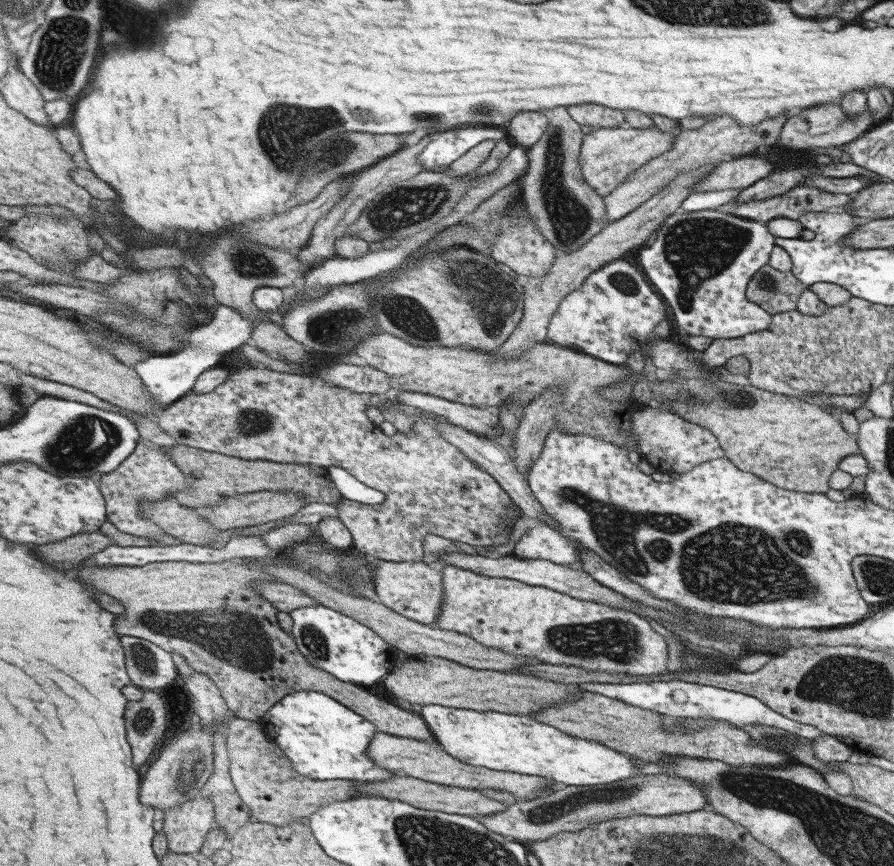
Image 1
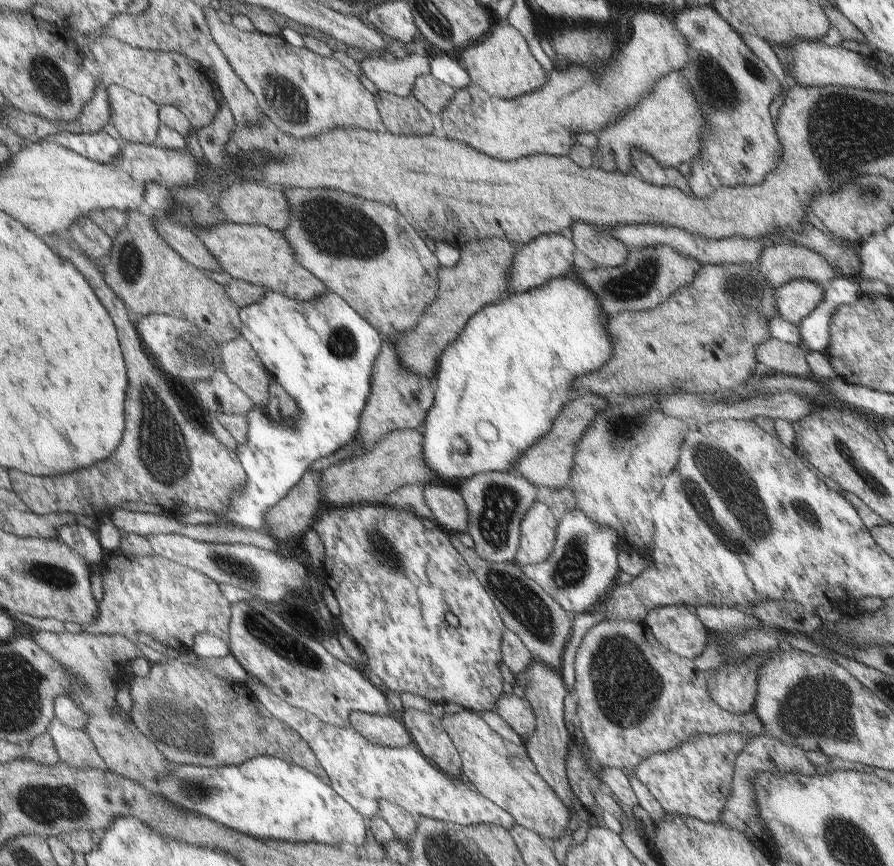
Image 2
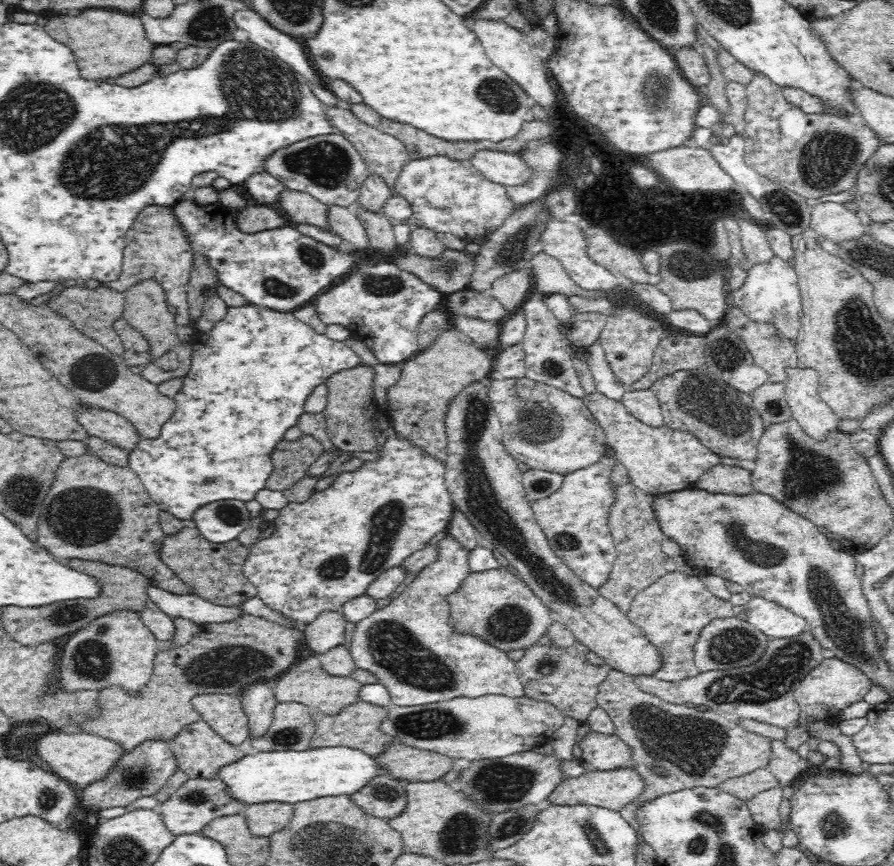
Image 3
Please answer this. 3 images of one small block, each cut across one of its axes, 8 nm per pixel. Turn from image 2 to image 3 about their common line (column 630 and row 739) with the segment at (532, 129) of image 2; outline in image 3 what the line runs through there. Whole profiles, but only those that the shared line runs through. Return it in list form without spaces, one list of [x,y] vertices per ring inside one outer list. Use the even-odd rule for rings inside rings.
[[[48,732],[42,738],[36,740],[36,754],[40,760],[44,760],[52,772],[64,780],[68,780],[74,786],[88,786],[92,782],[98,782],[114,770],[114,766],[126,756],[126,750],[108,738],[96,736],[96,734],[70,734],[70,732]]]

